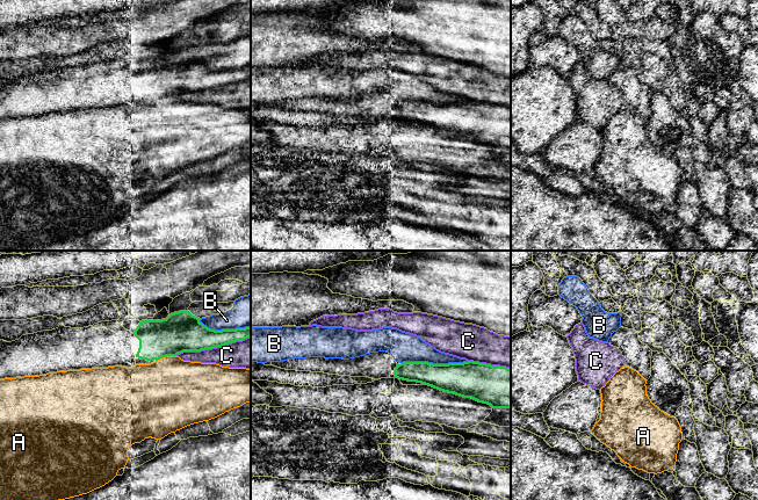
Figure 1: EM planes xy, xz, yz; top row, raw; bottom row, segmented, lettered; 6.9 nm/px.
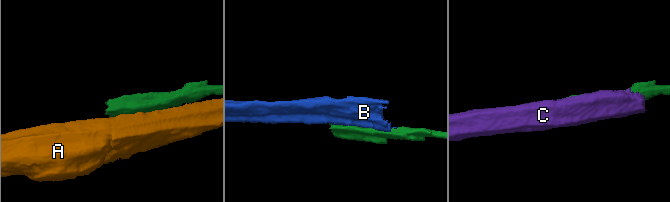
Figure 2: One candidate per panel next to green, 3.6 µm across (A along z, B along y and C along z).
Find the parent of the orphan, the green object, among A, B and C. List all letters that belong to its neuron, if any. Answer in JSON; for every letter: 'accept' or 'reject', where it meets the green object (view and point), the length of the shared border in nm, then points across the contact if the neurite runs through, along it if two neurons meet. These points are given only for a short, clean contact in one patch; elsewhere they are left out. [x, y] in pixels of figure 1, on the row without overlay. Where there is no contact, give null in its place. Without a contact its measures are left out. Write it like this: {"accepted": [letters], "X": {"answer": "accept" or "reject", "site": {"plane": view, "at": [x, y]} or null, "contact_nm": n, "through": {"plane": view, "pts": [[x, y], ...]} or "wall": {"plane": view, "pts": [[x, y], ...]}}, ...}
{"accepted": [], "A": {"answer": "reject", "site": {"plane": "xy", "at": [165, 96]}, "contact_nm": 150}, "B": {"answer": "reject", "site": {"plane": "xz", "at": [434, 104]}, "contact_nm": 480}, "C": {"answer": "reject", "site": {"plane": "xy", "at": [213, 87]}, "contact_nm": 550}}

